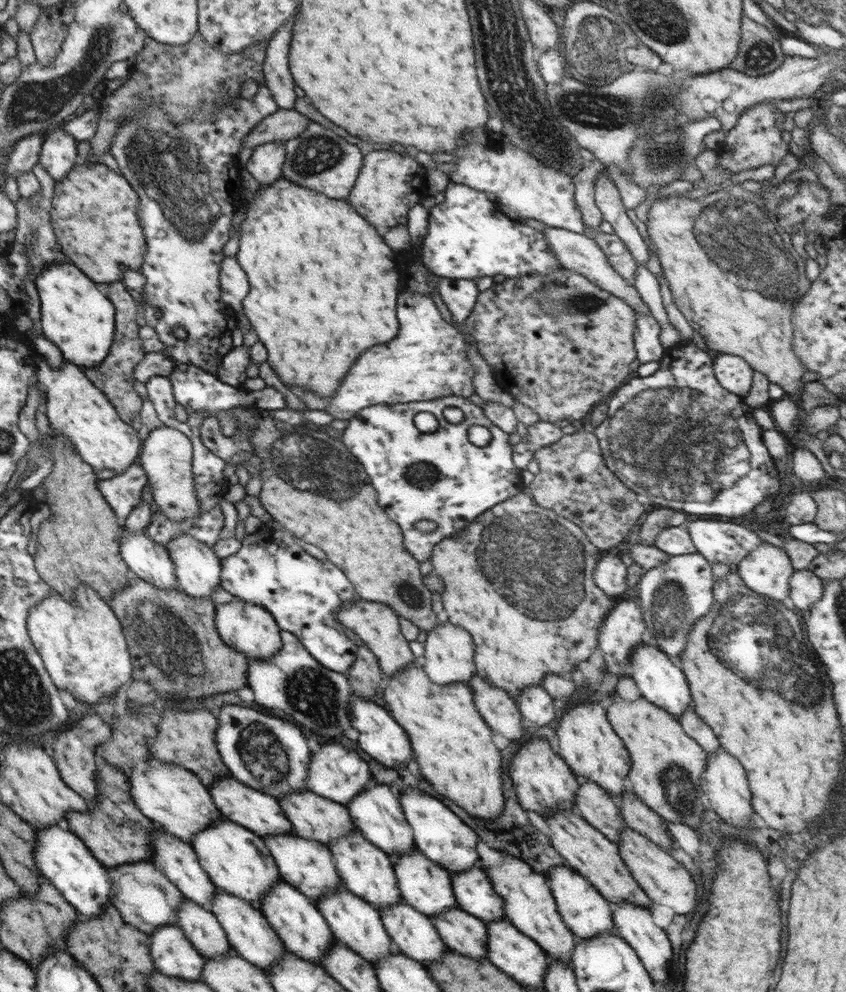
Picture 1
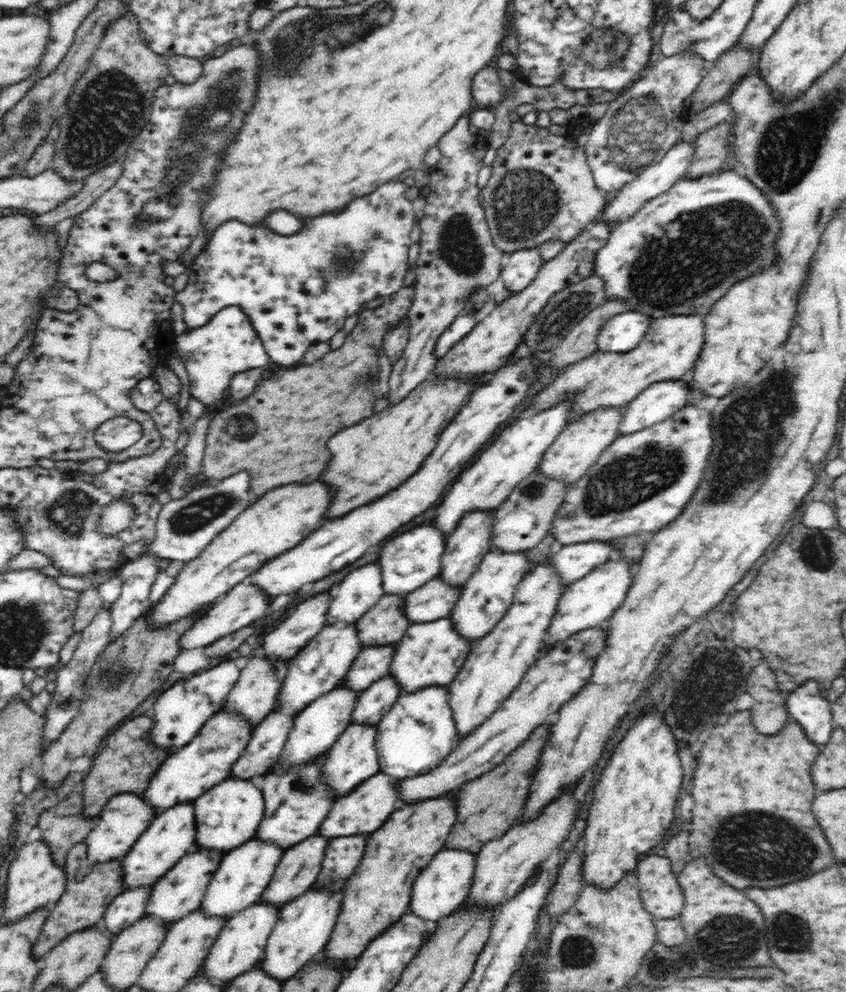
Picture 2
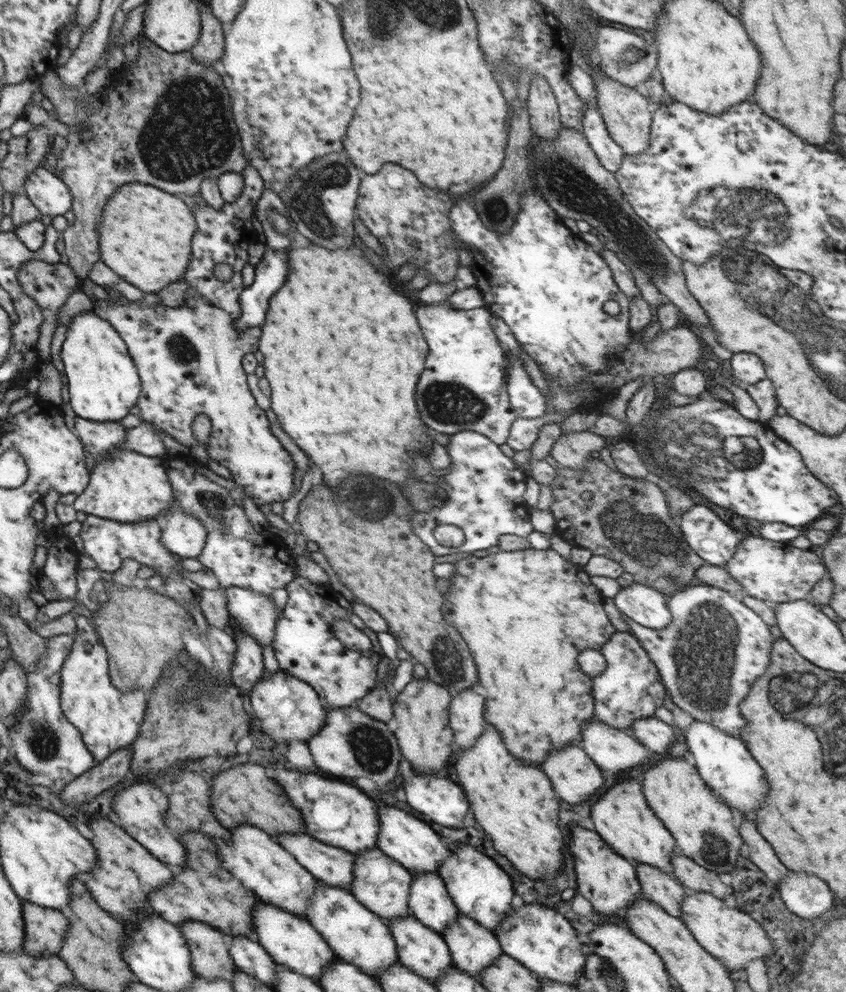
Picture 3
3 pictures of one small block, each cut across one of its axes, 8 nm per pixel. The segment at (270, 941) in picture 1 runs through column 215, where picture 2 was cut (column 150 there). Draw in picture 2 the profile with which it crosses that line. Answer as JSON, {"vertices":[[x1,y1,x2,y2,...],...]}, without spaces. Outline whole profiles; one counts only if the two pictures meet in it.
{"vertices":[[204,846,195,847,186,853,162,878,158,879,158,882,155,882,150,898,146,902,145,917,152,916,161,922,174,924,190,914,190,911,200,908,204,894,207,894,208,884,223,862,225,854,224,850,206,849]]}

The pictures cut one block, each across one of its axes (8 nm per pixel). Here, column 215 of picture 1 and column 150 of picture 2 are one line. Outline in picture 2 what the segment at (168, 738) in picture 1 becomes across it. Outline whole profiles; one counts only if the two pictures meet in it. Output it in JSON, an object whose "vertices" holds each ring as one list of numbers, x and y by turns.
{"vertices":[[140,715,121,724,108,736,105,746,92,760,91,769,85,772,82,782,82,813,86,817,96,817,108,804,111,796,133,791,136,793,147,790,151,777,167,760,168,751,152,745,150,730,154,728,154,719,150,716]]}

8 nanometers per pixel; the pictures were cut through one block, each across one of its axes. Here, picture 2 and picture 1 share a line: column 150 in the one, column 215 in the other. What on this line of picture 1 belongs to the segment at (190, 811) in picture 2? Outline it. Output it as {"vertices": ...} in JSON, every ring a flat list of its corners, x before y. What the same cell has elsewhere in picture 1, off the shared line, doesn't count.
{"vertices":[[226,818,215,822,215,825,204,829,200,834,196,834,191,845,198,855,201,867,217,888,243,898,256,910,261,910,262,898,271,886,282,879,264,839,248,830,247,827]]}

